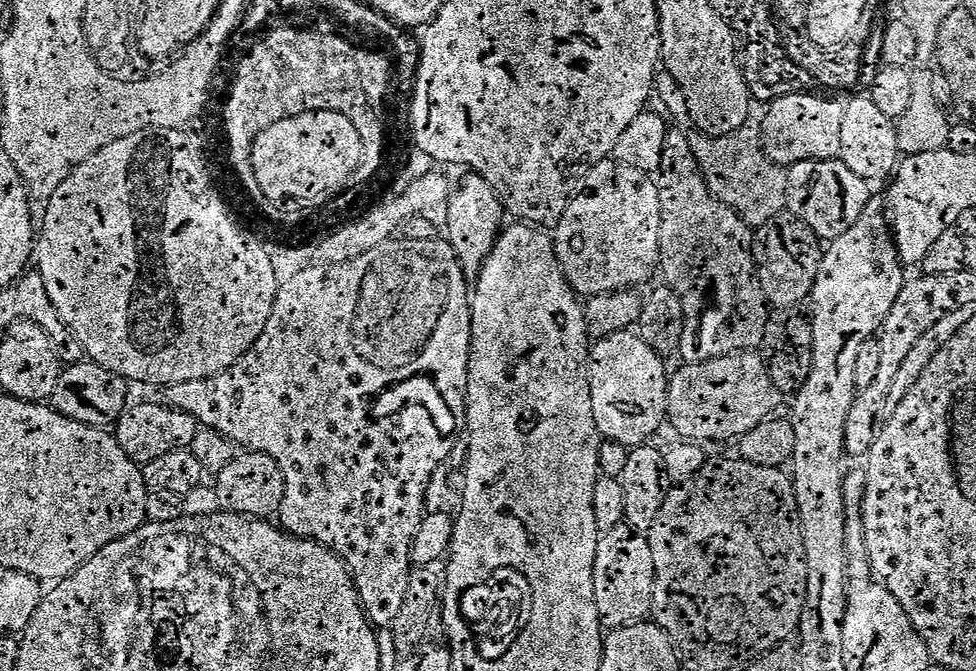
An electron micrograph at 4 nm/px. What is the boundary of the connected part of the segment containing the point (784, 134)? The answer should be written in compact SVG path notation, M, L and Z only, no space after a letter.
M805 94L803 96L783 96L780 100L771 101L768 112L768 148L766 147L766 155L768 159L773 160L776 164L781 166L789 166L788 164L804 164L807 160L811 162L823 162L825 160L840 160L844 146L843 146L843 130L844 130L844 114L846 111L843 103L839 104L836 100L823 100L817 94Z

